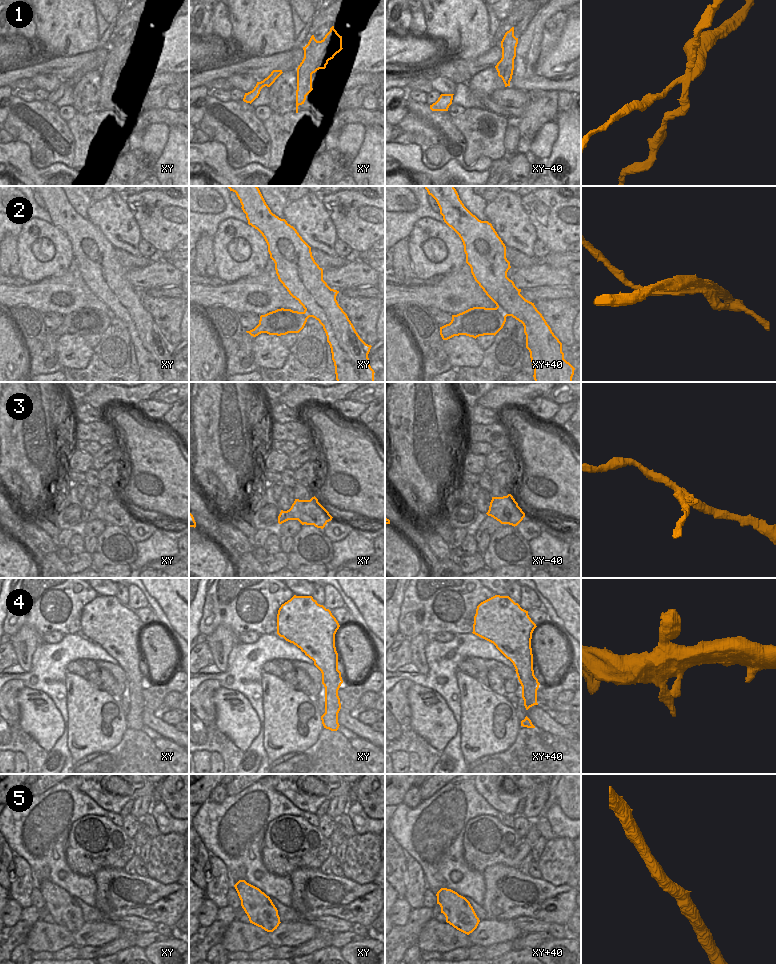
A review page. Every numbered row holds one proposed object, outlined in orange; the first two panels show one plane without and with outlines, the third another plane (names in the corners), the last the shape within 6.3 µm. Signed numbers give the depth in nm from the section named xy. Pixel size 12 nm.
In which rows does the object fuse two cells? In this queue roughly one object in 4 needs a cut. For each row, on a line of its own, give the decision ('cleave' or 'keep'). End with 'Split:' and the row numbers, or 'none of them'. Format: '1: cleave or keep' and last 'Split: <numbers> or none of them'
1: cleave
2: cleave
3: cleave
4: keep
5: cleave
Split: 1, 2, 3, 5

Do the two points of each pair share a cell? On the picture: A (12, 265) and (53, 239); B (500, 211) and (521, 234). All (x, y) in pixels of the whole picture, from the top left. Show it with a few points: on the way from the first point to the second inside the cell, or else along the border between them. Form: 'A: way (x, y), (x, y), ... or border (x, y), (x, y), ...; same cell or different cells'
A: border (15, 238), (20, 275); different cells
B: way (506, 217), (515, 228); same cell

